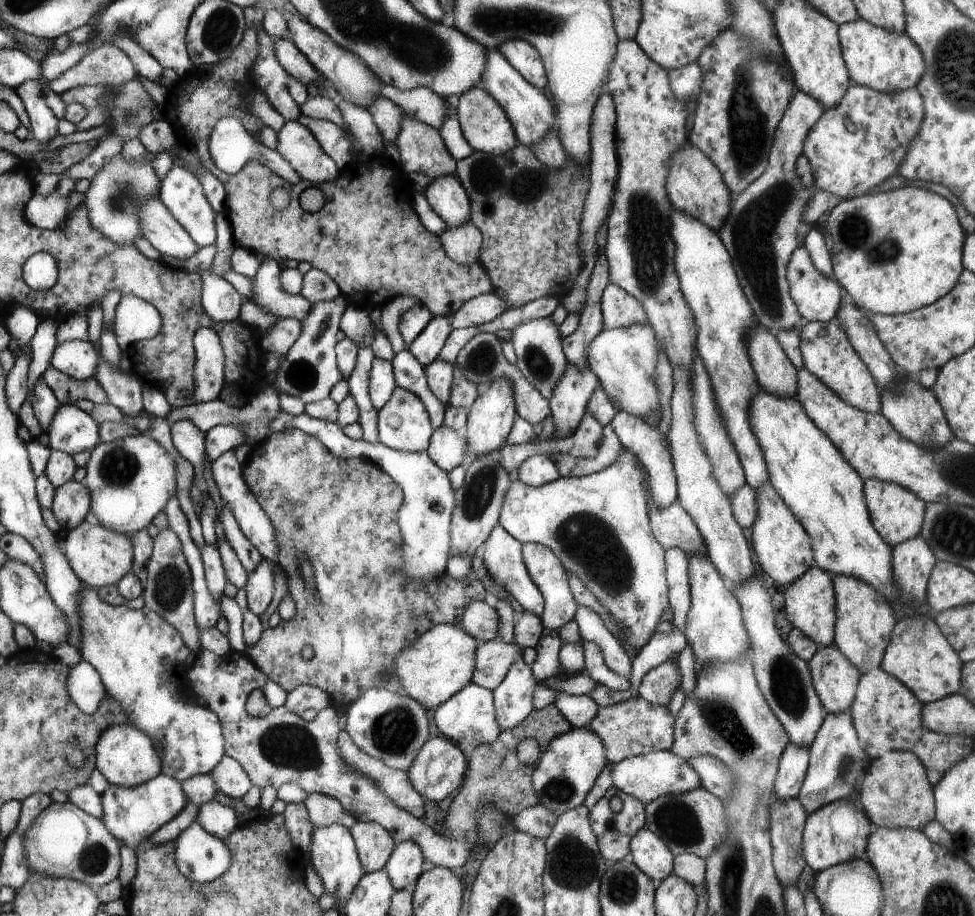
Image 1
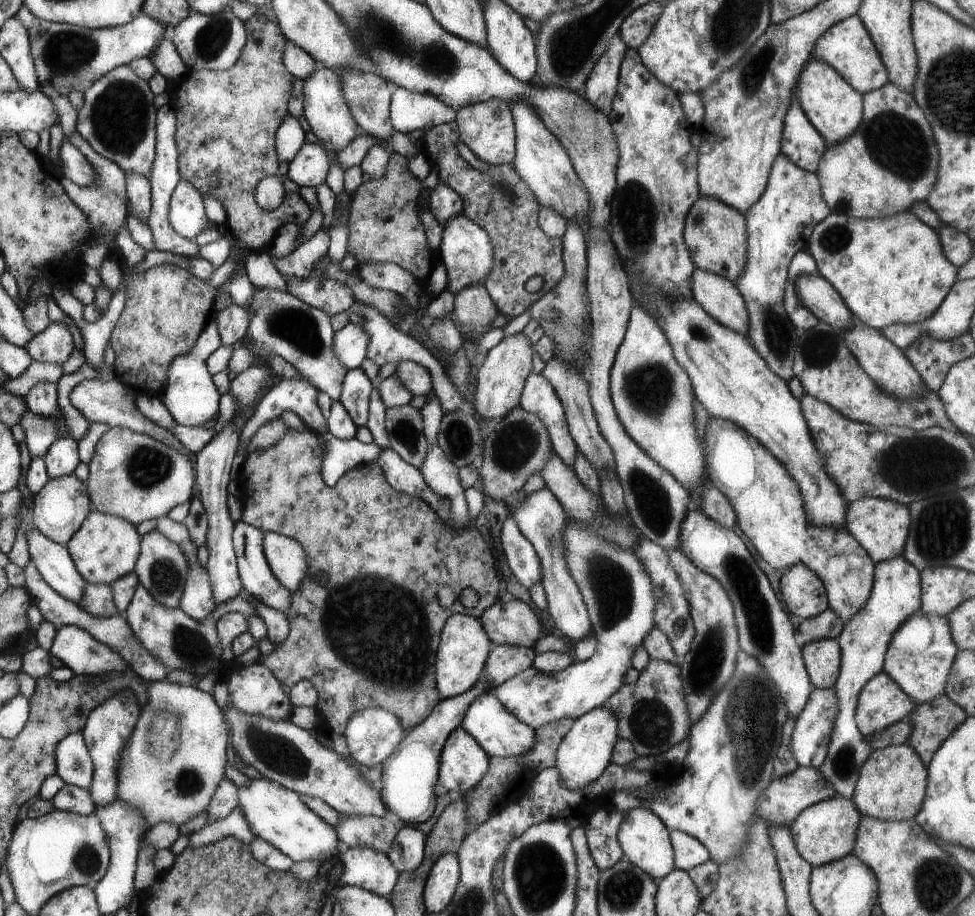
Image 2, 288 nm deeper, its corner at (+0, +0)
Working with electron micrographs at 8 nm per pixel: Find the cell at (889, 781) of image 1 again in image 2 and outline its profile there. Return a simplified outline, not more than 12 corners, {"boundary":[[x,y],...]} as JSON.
{"boundary":[[907,744],[875,748],[853,804],[863,818],[915,820],[927,768]]}

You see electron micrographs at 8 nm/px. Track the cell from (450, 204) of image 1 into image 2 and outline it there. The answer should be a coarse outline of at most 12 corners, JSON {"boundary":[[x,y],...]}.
{"boundary":[[463,212],[441,222],[437,260],[453,296],[483,280],[489,236]]}

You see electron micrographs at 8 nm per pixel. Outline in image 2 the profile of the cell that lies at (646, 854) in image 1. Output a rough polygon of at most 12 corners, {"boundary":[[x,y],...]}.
{"boundary":[[629,810],[623,856],[651,880],[675,870],[671,832],[649,810]]}

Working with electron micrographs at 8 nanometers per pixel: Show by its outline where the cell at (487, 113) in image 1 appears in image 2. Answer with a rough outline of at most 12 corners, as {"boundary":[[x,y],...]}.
{"boundary":[[503,100],[463,106],[457,140],[489,166],[513,162]]}

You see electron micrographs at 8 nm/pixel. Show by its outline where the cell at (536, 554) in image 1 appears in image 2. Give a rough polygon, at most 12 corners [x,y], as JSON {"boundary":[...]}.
{"boundary":[[511,518],[501,550],[513,578],[529,590],[541,582],[541,560]]}

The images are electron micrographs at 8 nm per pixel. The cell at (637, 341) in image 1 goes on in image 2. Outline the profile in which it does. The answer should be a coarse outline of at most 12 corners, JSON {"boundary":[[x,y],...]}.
{"boundary":[[637,304],[609,370],[623,430],[687,490],[693,392]]}

